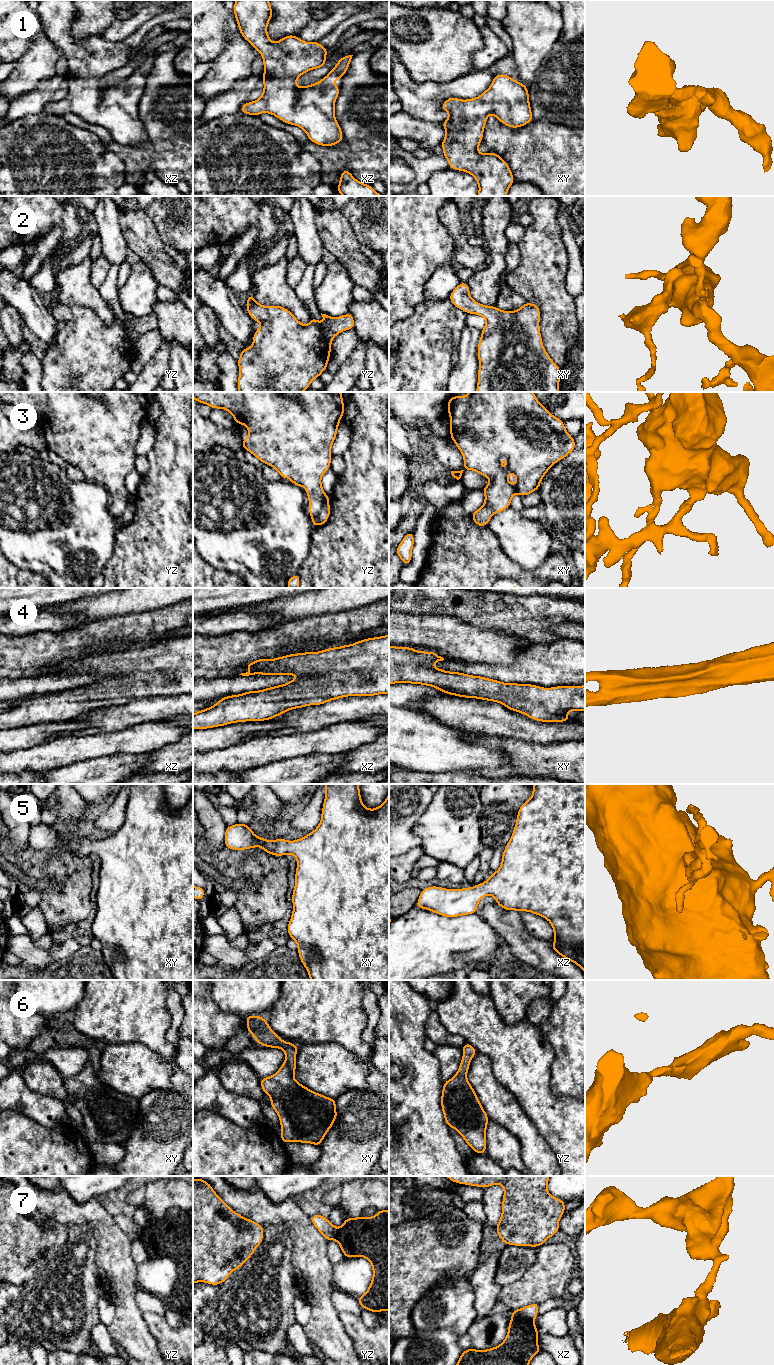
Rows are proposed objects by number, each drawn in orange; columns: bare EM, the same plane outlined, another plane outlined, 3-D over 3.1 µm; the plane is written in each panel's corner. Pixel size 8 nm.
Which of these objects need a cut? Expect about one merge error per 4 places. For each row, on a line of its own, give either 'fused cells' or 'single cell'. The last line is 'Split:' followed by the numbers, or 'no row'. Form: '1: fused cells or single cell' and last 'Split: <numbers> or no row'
1: single cell
2: single cell
3: single cell
4: single cell
5: single cell
6: single cell
7: fused cells
Split: 7

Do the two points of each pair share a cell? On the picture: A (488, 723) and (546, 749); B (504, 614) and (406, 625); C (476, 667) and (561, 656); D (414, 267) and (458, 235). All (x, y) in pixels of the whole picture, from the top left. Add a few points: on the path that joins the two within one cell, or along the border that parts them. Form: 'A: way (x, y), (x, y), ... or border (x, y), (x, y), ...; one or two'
A: border (507, 737), (513, 740), (539, 743), (554, 742); two
B: border (436, 613), (451, 615), (480, 629); two
C: way (497, 670), (523, 670), (531, 665), (540, 665); one
D: border (440, 219), (452, 238), (454, 257); two

